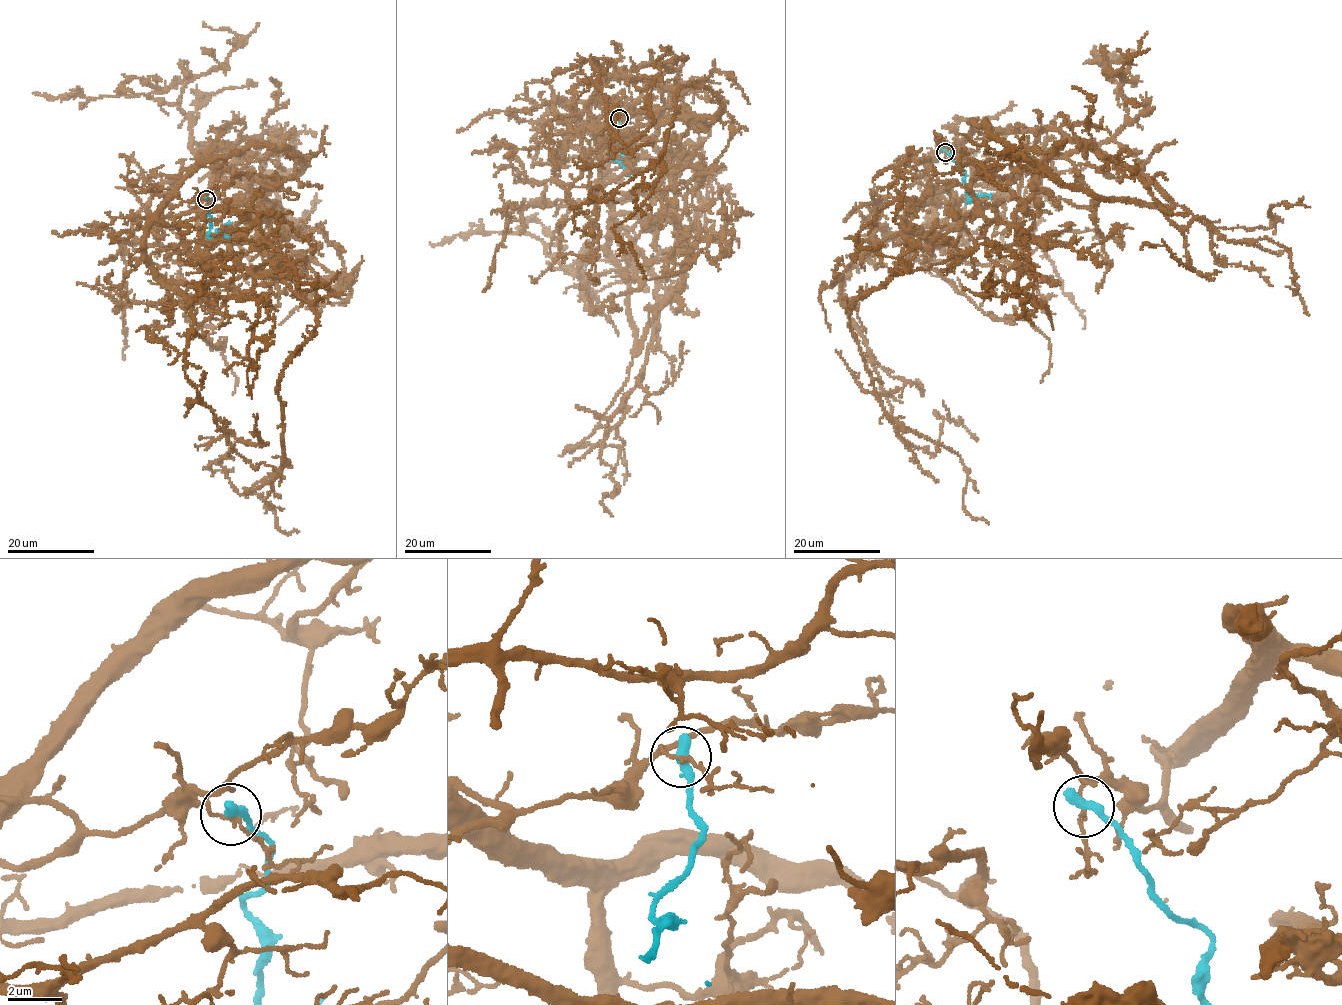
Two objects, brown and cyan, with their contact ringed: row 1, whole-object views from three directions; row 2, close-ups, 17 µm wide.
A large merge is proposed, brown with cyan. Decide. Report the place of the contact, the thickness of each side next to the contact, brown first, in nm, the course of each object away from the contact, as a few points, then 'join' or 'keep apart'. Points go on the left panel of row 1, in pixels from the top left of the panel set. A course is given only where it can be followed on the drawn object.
(206, 199) | 120/480 nm | brown via (205, 199), (156, 217), (316, 318), (280, 381), (278, 474), (243, 494), (209, 465), (233, 467) | cyan via (205, 199), (212, 204), (207, 212), (211, 224), (208, 238), (224, 225), (232, 223) | keep apart

